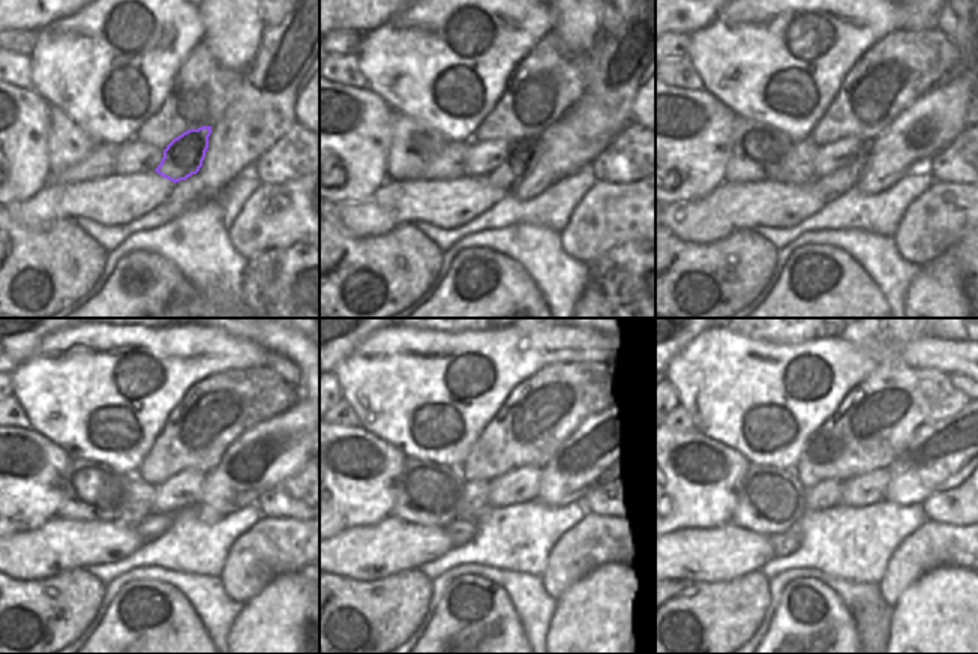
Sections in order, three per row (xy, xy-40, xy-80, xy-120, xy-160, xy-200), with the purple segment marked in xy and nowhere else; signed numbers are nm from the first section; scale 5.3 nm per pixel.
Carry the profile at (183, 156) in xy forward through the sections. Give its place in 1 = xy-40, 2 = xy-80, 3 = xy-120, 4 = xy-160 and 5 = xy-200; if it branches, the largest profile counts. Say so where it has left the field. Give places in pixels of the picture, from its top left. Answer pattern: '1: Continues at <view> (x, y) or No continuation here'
1: Continues at xy-40 (521, 158)
2: Continues at xy-80 (839, 182)
3: Continues at xy-120 (155, 524)
4: Continues at xy-160 (459, 533)
5: Continues at xy-200 (786, 543).

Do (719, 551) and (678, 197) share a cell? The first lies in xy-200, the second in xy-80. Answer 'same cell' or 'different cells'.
different cells

